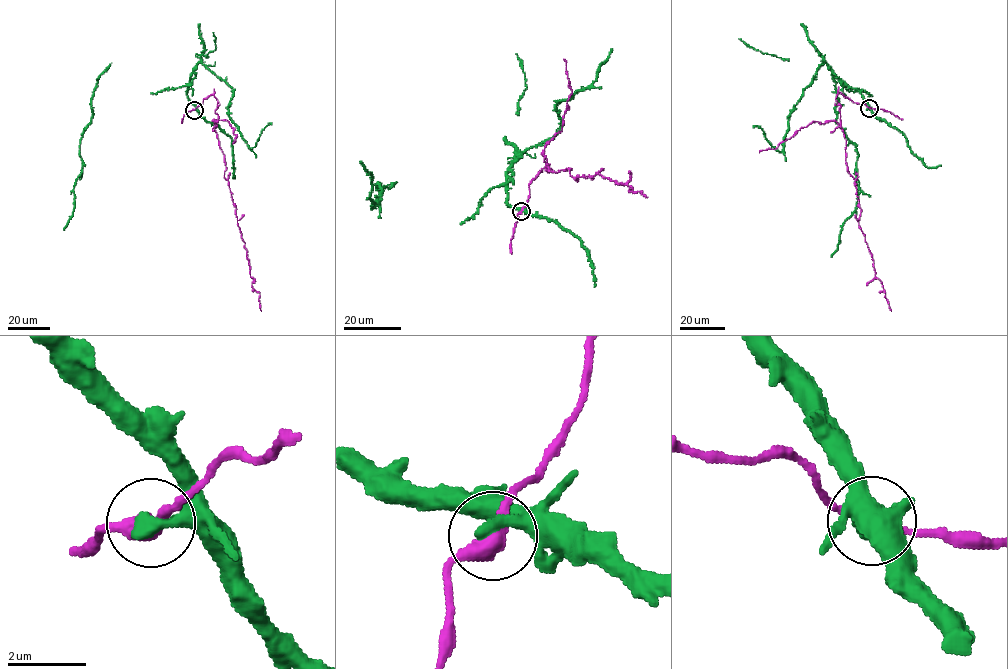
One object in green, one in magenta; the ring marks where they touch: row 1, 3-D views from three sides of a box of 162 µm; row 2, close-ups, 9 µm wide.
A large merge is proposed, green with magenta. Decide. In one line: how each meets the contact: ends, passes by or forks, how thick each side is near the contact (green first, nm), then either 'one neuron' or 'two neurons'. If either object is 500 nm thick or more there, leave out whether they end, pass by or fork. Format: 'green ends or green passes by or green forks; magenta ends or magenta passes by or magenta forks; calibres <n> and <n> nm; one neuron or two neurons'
green ends; magenta passes by; calibres 400 and 400 nm; two neurons

